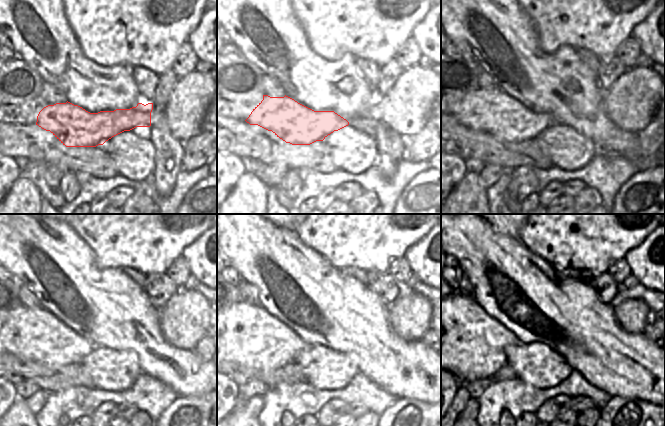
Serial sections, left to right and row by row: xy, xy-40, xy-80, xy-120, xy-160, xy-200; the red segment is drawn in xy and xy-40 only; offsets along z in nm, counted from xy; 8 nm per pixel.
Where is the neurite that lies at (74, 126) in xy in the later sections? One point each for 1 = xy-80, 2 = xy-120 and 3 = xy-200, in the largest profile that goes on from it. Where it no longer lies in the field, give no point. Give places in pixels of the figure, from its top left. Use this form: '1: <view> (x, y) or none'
1: xy-80 (493, 111)
2: xy-120 (36, 335)
3: xy-200 (461, 339)

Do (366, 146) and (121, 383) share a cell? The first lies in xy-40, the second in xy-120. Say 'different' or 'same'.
same

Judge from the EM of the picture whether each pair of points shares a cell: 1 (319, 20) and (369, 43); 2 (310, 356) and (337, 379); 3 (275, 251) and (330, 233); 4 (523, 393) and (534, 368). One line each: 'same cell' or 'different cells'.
1: same cell
2: same cell
3: different cells
4: different cells

